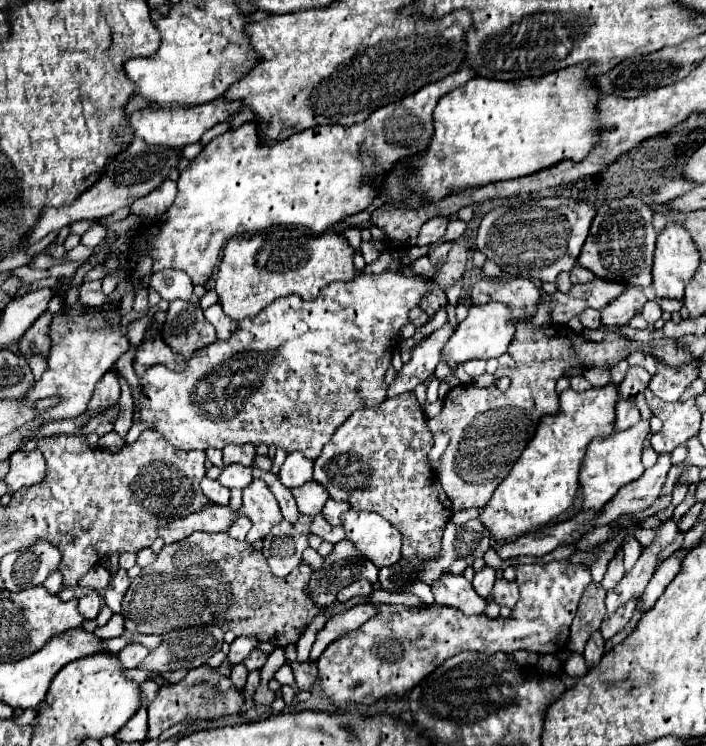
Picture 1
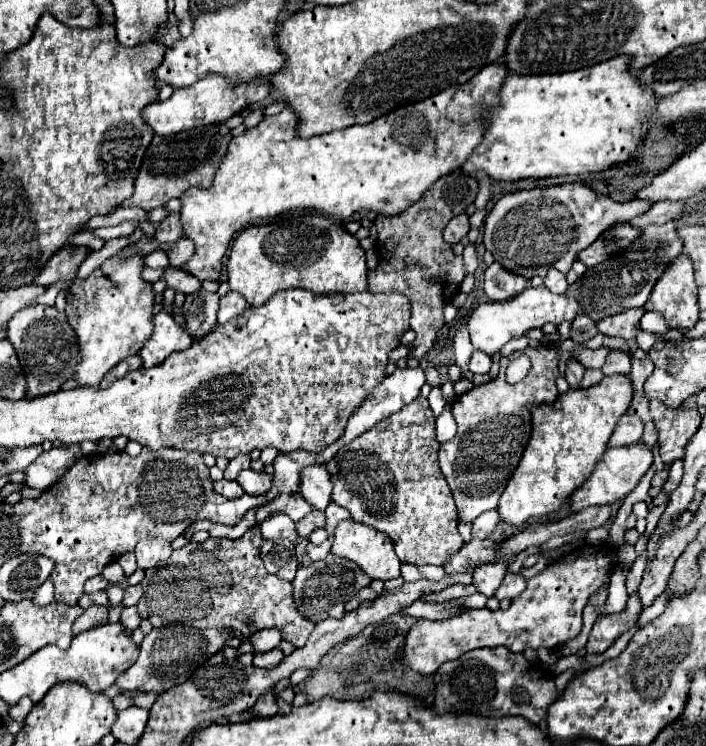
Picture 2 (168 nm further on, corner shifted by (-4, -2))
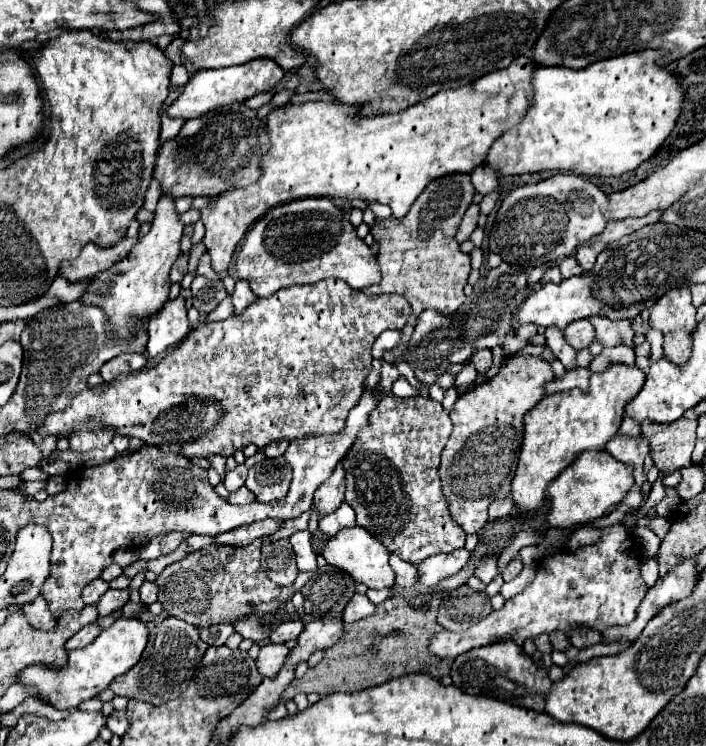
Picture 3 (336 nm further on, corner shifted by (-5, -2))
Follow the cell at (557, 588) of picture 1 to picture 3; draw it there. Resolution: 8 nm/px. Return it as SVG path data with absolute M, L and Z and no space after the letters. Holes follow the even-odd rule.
M616 524L616 526L604 528L604 536L598 544L584 546L576 552L556 552L556 554L544 558L538 564L538 572L536 572L534 582L530 586L526 586L514 598L506 600L504 608L492 610L486 618L472 624L468 630L464 630L460 634L448 632L448 630L436 632L428 644L428 650L430 650L430 654L434 654L438 658L456 658L472 648L480 648L480 646L488 646L488 644L504 642L504 640L514 640L516 644L522 646L528 638L534 640L540 634L552 634L556 630L560 630L568 636L572 632L572 626L586 628L586 630L594 628L598 632L604 632L610 626L626 626L634 620L636 610L646 594L646 586L638 574L638 562L640 562L640 554L636 552L636 542L624 530L624 526Z

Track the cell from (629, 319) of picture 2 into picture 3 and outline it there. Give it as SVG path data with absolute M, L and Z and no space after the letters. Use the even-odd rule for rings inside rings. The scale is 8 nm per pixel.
M592 316L590 322L596 330L596 338L604 346L620 346L620 344L632 346L634 330L630 320L610 320L604 316Z

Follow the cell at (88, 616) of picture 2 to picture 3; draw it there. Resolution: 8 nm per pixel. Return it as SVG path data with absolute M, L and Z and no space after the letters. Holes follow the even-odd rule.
M92 622L92 624L84 626L82 630L78 630L78 632L76 632L68 642L66 642L66 650L70 652L70 650L74 650L74 648L82 648L82 646L90 644L90 642L98 636L100 630L102 630L102 628L98 626L98 622Z

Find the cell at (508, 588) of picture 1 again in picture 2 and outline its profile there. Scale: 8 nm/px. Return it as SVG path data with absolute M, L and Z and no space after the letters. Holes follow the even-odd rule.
M507 572L505 578L503 578L503 584L501 588L495 592L495 598L497 600L503 600L503 598L513 598L517 594L521 594L525 590L525 578L521 574L513 574L513 572Z

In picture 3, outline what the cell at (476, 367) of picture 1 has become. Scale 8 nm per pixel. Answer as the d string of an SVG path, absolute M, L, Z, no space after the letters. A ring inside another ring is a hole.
M478 350L478 352L472 356L470 362L474 364L474 368L476 368L480 374L484 374L484 372L492 366L492 352L490 352L490 350Z

